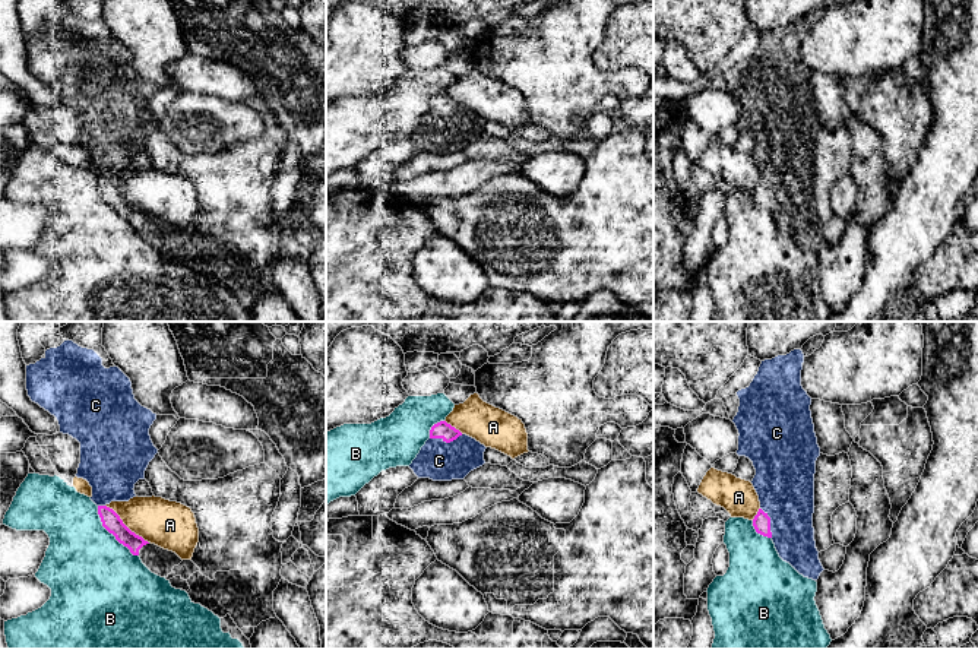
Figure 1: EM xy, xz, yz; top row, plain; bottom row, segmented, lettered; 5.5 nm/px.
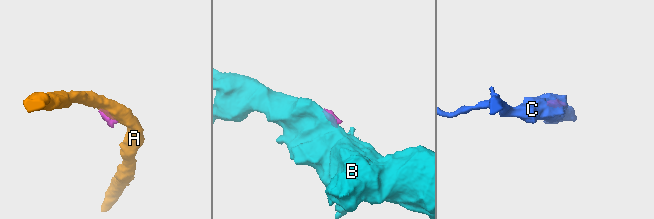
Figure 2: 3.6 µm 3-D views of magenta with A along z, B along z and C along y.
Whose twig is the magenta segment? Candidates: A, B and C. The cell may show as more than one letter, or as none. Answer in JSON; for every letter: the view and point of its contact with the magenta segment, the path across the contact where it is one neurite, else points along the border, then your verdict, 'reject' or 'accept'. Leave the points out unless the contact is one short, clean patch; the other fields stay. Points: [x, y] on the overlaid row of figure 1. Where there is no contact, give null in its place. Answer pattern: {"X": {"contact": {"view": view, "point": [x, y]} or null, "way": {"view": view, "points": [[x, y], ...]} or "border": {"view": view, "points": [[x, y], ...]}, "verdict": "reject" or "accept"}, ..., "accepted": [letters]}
{"A": {"contact": {"view": "xy", "point": [124, 525]}, "border": {"view": "xy", "points": [[105, 505], [148, 543]]}, "verdict": "reject"}, "B": {"contact": {"view": "xy", "point": [111, 532]}, "border": {"view": "xy", "points": [[97, 506], [101, 524], [138, 556]]}, "verdict": "reject"}, "C": {"contact": {"view": "xz", "point": [446, 442]}, "way": {"view": "xz", "points": [[442, 430], [446, 442], [446, 453], [439, 461]]}, "verdict": "accept"}, "accepted": ["C"]}

